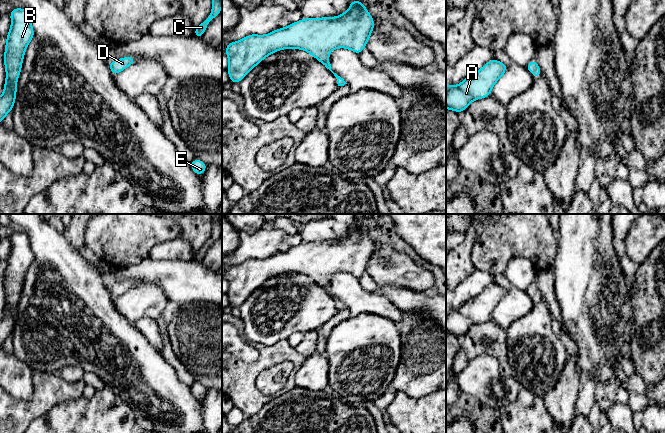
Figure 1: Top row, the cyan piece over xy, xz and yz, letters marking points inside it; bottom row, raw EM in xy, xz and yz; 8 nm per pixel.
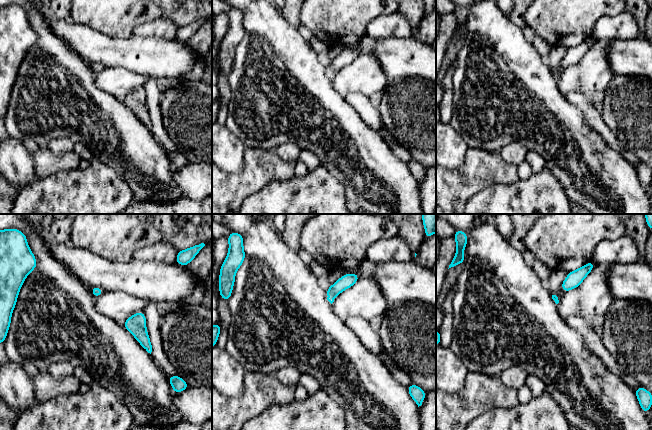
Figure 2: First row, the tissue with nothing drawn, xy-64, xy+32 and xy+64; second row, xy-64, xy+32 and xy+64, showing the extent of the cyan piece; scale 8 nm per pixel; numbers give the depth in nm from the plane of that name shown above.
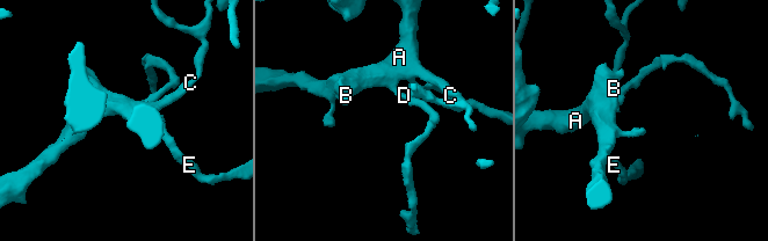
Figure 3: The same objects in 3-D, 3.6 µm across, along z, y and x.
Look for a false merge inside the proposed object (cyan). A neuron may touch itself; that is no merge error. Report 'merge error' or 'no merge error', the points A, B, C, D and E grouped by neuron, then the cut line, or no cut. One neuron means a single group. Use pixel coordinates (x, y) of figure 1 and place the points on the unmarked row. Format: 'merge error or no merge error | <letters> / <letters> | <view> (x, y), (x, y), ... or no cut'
no merge error | A B C D E | no cut

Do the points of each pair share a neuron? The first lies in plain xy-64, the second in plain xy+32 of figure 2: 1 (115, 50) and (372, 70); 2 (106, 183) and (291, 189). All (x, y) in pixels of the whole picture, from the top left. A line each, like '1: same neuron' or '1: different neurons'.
1: different neurons
2: same neuron

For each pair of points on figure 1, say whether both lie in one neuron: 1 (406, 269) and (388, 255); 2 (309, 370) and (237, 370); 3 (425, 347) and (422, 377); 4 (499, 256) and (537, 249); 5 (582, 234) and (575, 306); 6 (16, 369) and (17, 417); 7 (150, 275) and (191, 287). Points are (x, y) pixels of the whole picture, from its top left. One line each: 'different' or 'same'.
1: same
2: different
3: same
4: same
5: same
6: different
7: same

